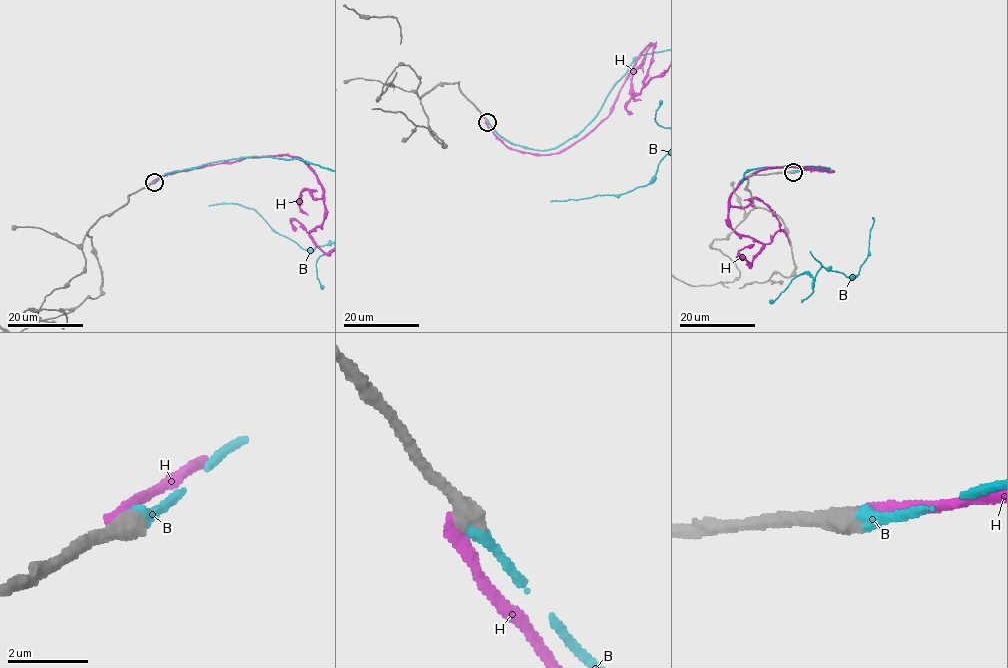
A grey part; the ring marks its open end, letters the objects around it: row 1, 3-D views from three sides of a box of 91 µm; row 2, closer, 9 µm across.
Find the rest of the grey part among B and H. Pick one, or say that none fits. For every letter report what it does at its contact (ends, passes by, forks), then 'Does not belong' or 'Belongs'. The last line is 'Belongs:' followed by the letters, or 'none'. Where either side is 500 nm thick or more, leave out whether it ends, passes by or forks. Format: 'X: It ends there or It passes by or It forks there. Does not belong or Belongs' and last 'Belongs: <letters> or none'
B: Belongs
H: Does not belong
Belongs: B

